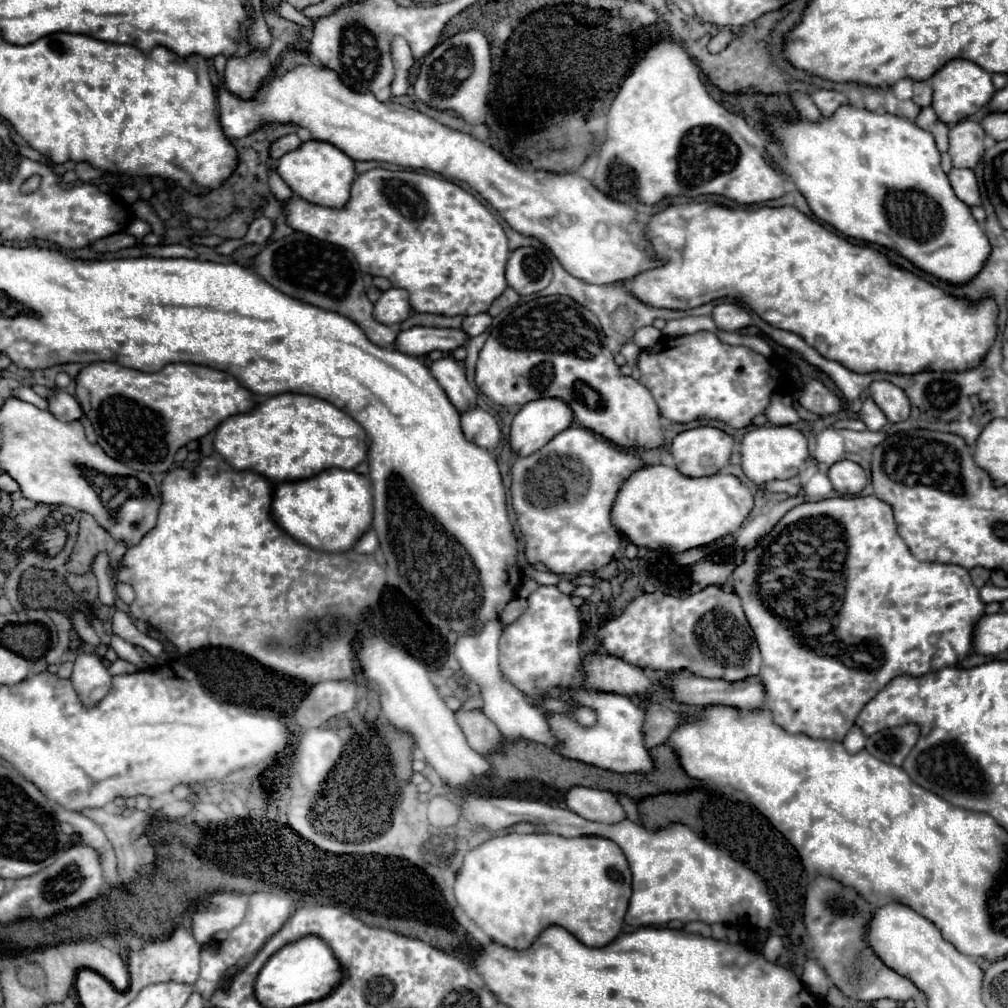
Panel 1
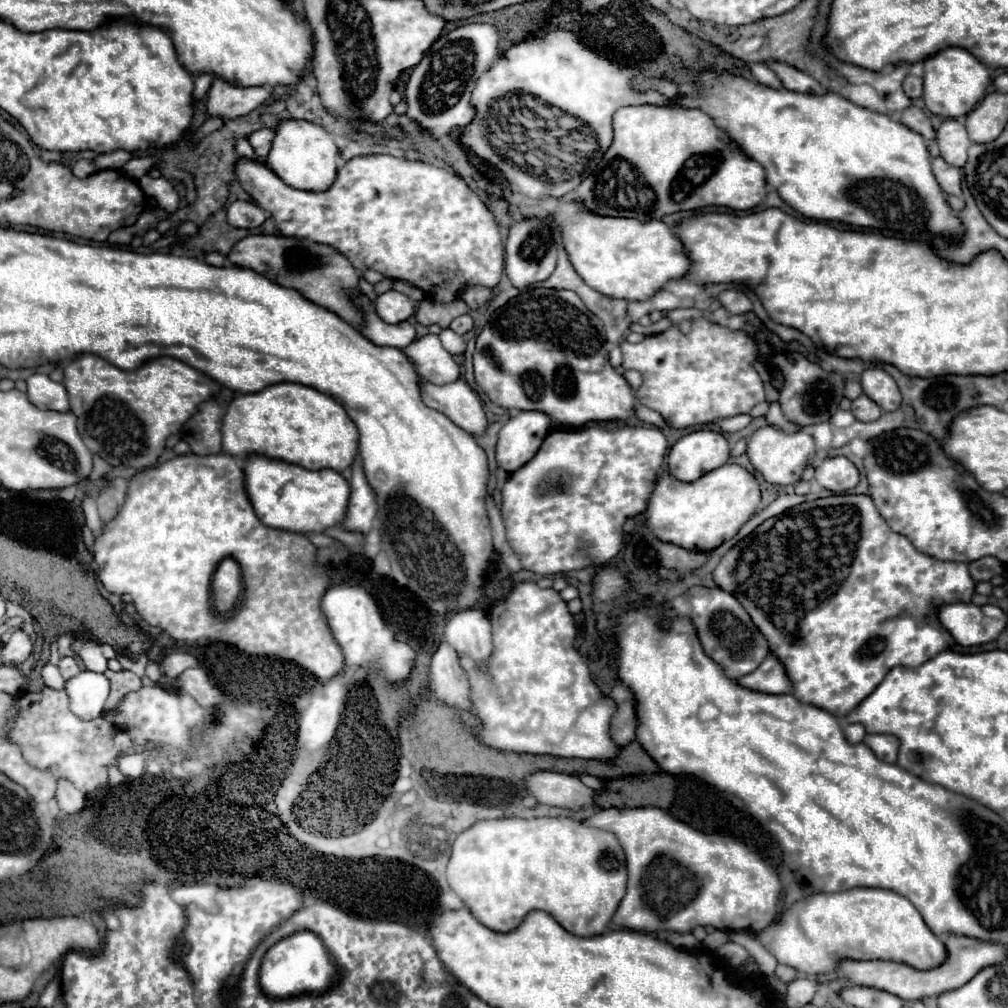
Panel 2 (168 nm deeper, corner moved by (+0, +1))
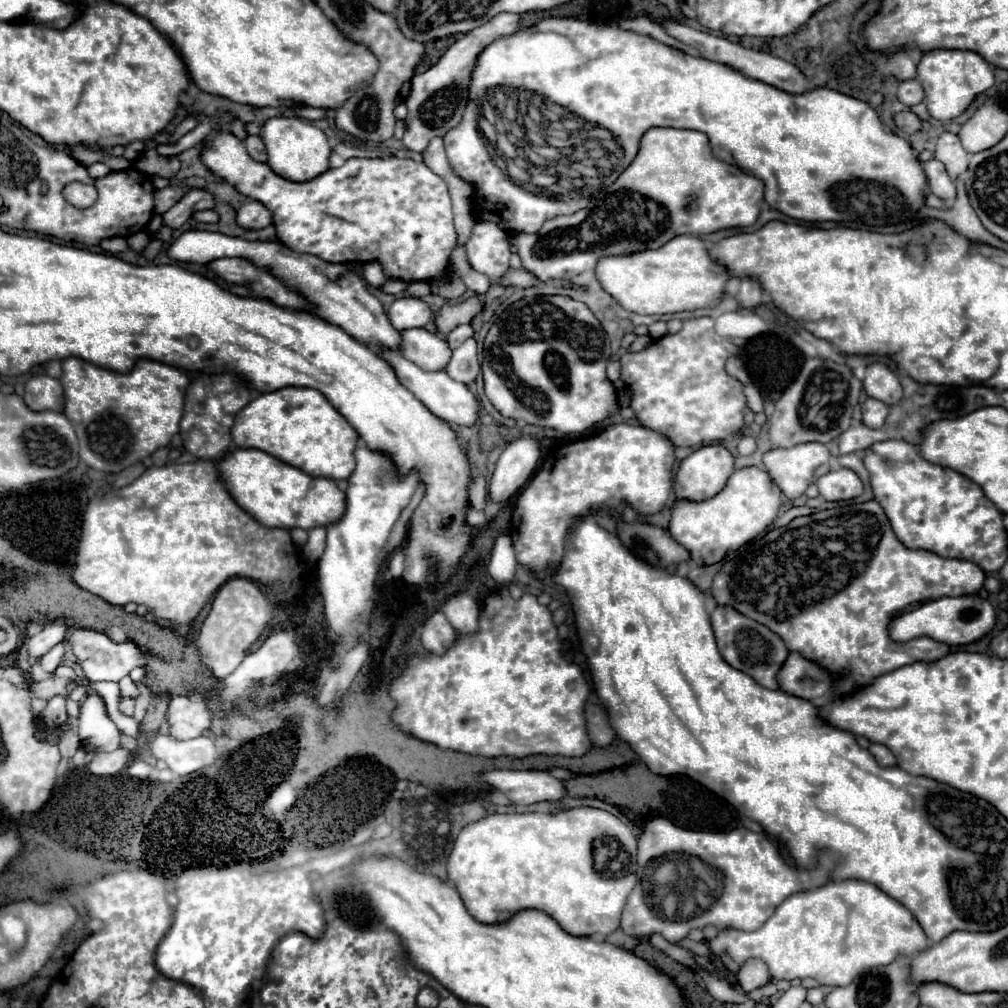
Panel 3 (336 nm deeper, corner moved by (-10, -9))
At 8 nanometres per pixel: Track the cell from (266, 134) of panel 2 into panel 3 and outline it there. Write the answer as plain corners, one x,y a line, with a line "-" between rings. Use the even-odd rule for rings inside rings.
248,136
248,138
244,140
244,144
246,144
248,154
250,154
254,160
266,162
266,148
264,148
264,142
262,142
260,136

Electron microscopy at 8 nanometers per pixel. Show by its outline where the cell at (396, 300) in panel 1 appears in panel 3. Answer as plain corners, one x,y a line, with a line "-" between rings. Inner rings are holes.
404,296
392,302
392,306
388,308
388,318
396,330
424,328
430,322
432,312
424,300

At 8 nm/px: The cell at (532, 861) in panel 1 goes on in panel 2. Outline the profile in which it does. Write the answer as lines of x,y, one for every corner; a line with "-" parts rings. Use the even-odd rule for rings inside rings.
570,817
500,818
476,822
466,832
458,834
448,862
446,878
450,888
464,900
468,910
494,932
516,930
526,914
544,910
554,920
578,936
598,936
606,930
626,894
626,860
622,846
612,832
588,828
581,820

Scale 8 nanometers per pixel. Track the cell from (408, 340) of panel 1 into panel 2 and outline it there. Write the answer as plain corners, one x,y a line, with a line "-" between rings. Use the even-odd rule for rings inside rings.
360,294
358,298
364,314
366,314
366,322
362,326
362,334
372,340
376,346
392,346
392,348
406,348
410,346
410,342
414,342
414,338
418,338
416,328
410,322
400,322
400,324
386,324
382,322
376,312
372,302

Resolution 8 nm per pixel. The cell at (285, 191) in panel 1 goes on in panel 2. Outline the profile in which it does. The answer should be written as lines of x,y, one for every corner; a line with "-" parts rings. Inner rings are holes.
238,140
238,142
236,142
236,152
238,152
242,158
248,158
248,160
252,160
252,162
266,164
266,160
264,160
262,156
254,154
254,148
252,148
252,146
250,146
246,140

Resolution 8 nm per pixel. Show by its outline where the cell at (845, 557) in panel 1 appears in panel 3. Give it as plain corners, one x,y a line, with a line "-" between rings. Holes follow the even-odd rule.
868,500
864,504
846,504
796,518
788,526
774,528
764,536
754,538
724,562
712,580
712,596
716,604
732,606
740,614
768,626
792,652
800,652
806,658
824,664
830,672
840,674
842,680
832,692
834,696
840,696
900,666
912,662
934,662
946,656
950,648
926,636
904,644
892,642
888,636
888,622
904,612
906,606
916,602
976,594
984,586
984,578
984,572
974,562
958,558
948,560
928,550
906,548
892,532
882,506
876,500

